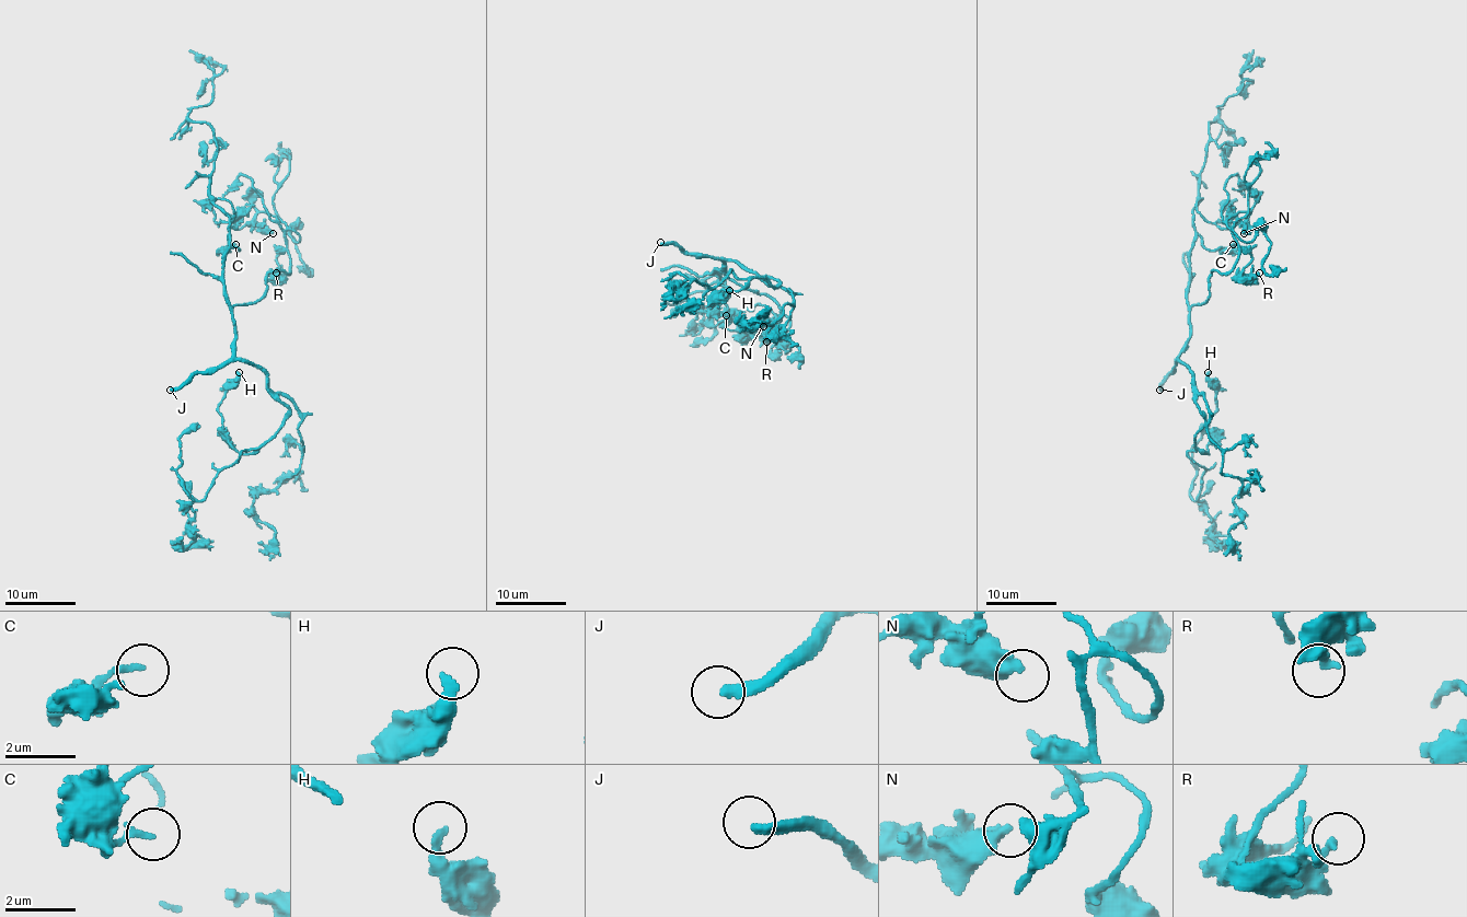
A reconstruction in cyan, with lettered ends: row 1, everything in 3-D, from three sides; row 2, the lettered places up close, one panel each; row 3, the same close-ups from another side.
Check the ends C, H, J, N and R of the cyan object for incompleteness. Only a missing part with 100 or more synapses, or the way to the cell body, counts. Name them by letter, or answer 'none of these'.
J

